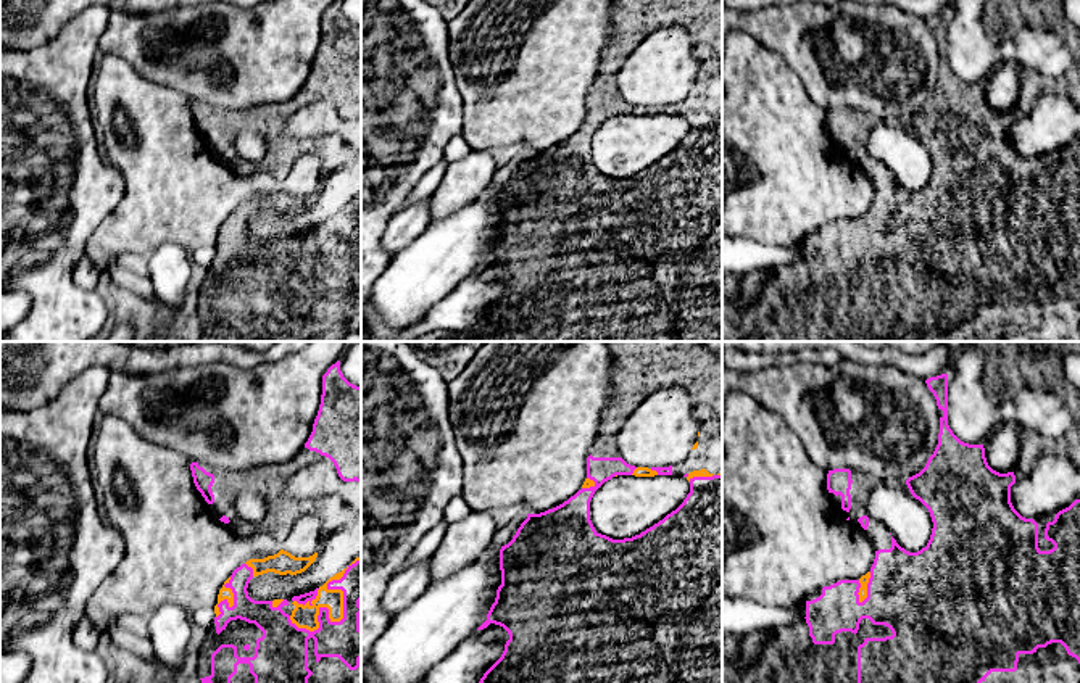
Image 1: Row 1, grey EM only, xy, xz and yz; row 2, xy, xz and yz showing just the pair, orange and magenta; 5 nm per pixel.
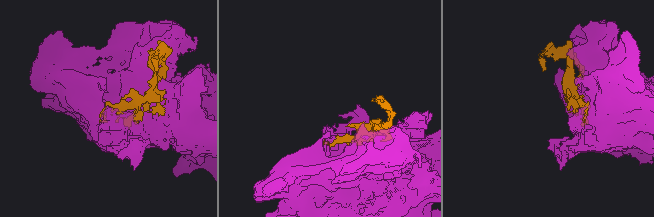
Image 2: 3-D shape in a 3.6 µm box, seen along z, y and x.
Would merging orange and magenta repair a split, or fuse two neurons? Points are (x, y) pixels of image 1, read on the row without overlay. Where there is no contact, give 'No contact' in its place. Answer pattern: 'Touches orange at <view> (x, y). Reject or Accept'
Touches orange at xy (342, 255). Accept

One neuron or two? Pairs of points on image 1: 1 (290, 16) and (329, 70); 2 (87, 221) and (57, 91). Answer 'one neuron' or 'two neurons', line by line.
1: two neurons
2: one neuron

